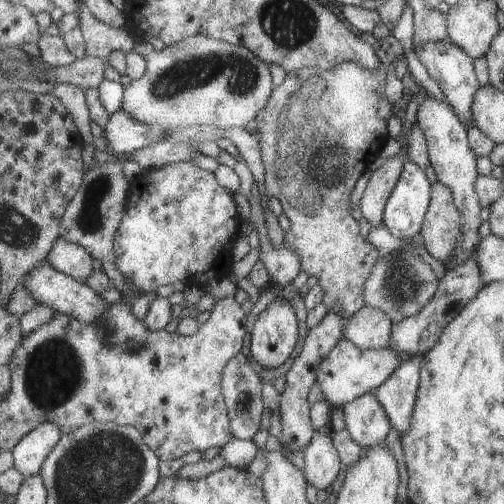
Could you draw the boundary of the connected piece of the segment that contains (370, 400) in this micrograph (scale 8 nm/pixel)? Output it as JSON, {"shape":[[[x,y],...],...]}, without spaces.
{"shape":[[[374,392],[359,396],[342,408],[350,438],[363,450],[380,444],[390,432],[389,416]]]}

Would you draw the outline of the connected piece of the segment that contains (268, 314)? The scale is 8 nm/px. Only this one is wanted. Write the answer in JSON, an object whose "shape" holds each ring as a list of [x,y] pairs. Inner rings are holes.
{"shape":[[[284,298],[274,300],[259,311],[251,332],[250,350],[254,360],[274,370],[288,360],[300,334],[296,309]]]}

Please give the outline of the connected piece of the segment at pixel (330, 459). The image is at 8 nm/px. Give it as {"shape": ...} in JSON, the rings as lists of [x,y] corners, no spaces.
{"shape":[[[330,429],[315,431],[311,444],[304,448],[304,476],[317,490],[329,490],[342,468]]]}

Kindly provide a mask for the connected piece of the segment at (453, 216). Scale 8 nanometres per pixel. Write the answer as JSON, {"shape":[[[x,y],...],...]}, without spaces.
{"shape":[[[436,180],[431,184],[431,198],[421,226],[424,248],[445,264],[454,256],[460,228],[463,228],[463,213],[455,204],[454,194],[446,184]]]}

